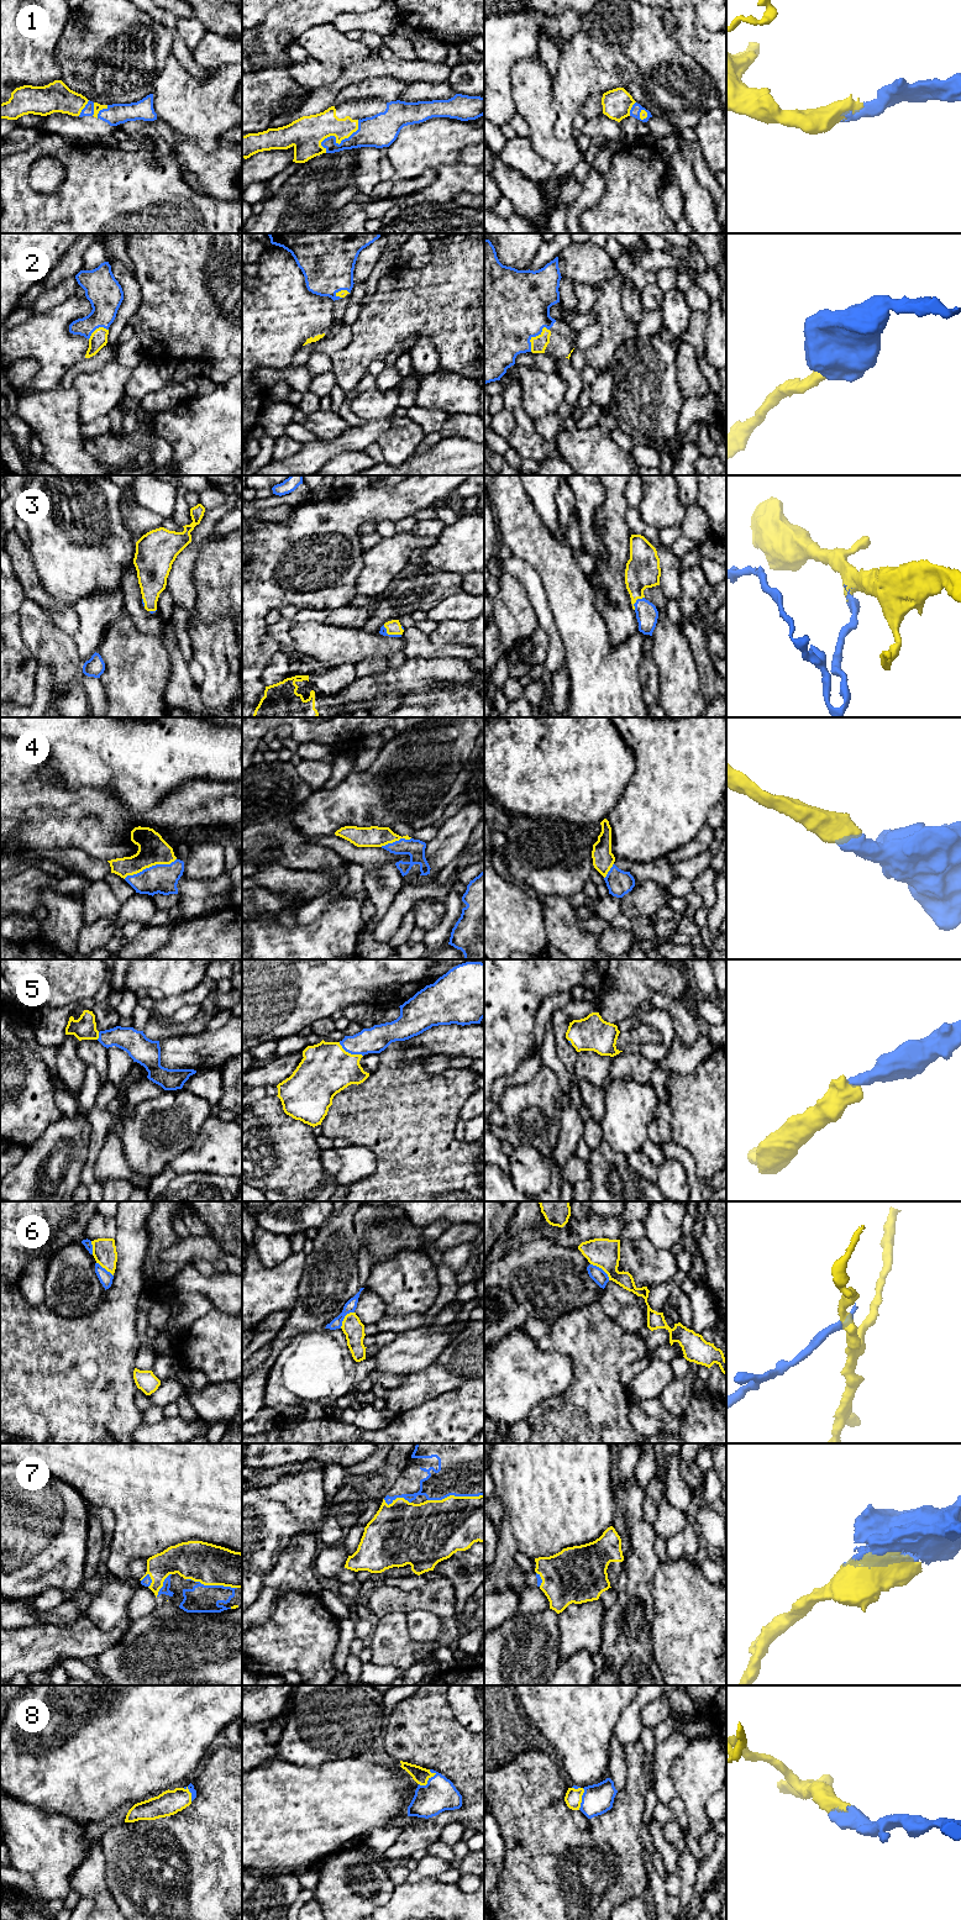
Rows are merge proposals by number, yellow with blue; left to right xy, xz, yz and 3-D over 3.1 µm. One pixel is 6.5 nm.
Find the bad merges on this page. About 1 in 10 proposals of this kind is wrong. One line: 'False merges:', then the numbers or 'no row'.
False merges: 6

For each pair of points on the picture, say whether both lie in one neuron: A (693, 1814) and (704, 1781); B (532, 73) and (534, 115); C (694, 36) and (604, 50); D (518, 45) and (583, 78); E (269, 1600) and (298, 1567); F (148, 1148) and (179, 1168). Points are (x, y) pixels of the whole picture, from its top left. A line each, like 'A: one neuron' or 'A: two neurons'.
A: one neuron
B: one neuron
C: two neurons
D: two neurons
E: one neuron
F: two neurons

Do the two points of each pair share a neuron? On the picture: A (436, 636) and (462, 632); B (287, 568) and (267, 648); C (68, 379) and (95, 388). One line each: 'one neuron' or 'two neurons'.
A: one neuron
B: one neuron
C: two neurons

